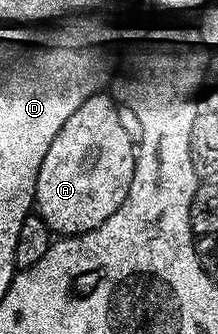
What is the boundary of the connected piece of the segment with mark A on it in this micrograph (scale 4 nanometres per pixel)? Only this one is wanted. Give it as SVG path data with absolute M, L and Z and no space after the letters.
M101 92L87 98L74 112L74 116L70 116L70 120L58 128L58 136L54 136L54 144L50 144L46 160L42 160L42 168L38 168L34 210L53 235L75 236L97 230L107 218L118 212L122 200L126 200L130 192L136 151L130 136L126 136L126 132L122 132L122 124L118 124L117 103L106 95Z

